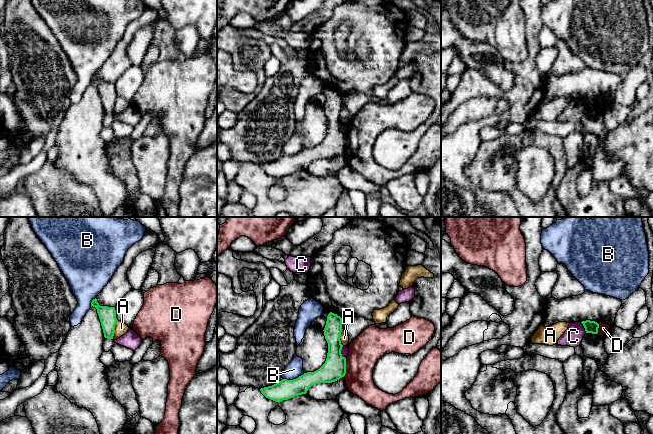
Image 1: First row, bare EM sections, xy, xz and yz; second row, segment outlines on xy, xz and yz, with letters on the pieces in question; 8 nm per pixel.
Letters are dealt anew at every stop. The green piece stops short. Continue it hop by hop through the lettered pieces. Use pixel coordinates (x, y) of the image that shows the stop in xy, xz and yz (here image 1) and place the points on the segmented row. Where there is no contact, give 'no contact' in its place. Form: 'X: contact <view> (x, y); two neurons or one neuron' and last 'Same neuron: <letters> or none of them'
A: contact xy (114, 330); two neurons
B: contact xz (293, 379); two neurons
C: contact xz (340, 352); two neurons
D: contact xz (345, 367); two neurons
Same neuron: none of them

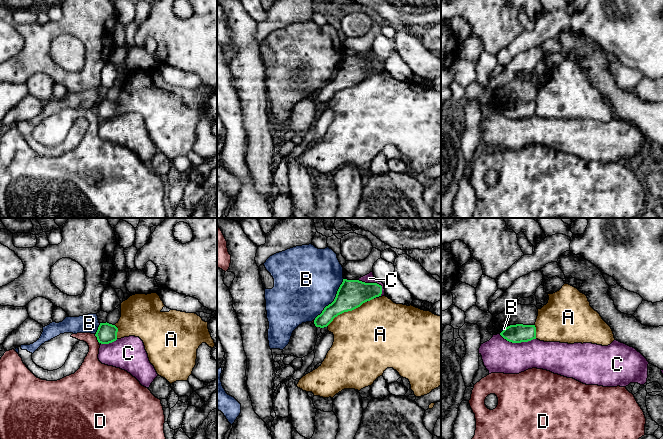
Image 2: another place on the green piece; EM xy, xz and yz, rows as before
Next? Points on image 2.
A: contact xz (346, 311); two neurons
B: contact xz (334, 300); two neurons
C: contact xz (374, 283); two neurons
D: contact xy (97, 338); two neurons
Same neuron: none of them

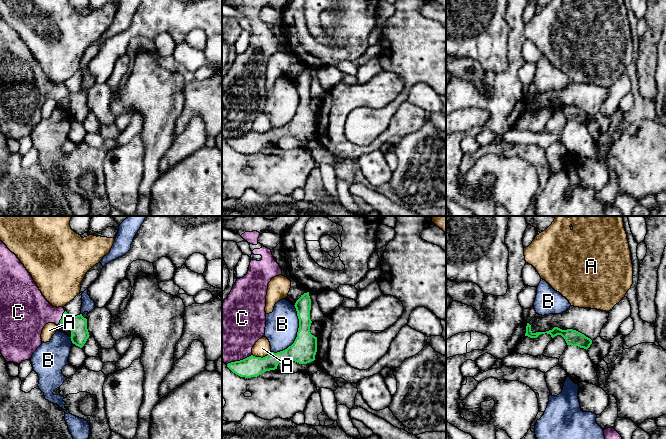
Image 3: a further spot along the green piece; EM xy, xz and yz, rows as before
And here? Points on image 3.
A: contact xz (260, 357); two neurons
B: contact xz (297, 335); two neurons
C: contact xz (240, 360); one neuron
Same neuron: C

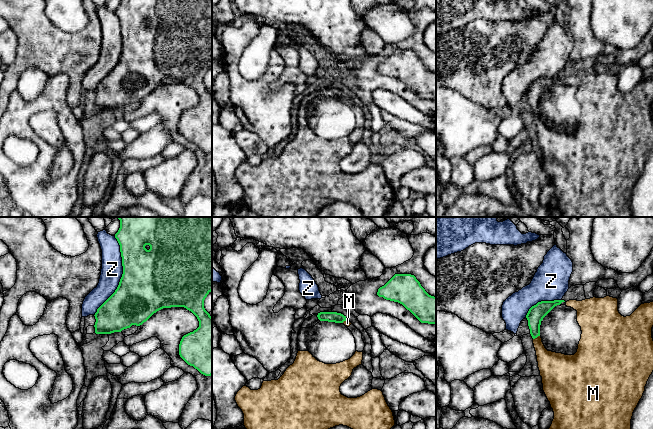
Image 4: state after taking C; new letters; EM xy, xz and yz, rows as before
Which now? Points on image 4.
M: contact yz (536, 337); one neuron
Z: contact xy (122, 276); two neurons
Same neuron: M

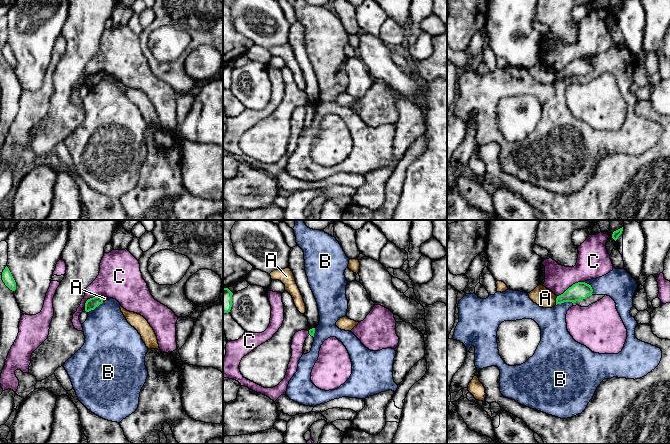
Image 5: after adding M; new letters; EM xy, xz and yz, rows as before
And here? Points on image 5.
A: contact yz (556, 300); two neurons
B: contact yz (564, 301); two neurons
C: contact yz (571, 286); two neurons
Same neuron: none of them

